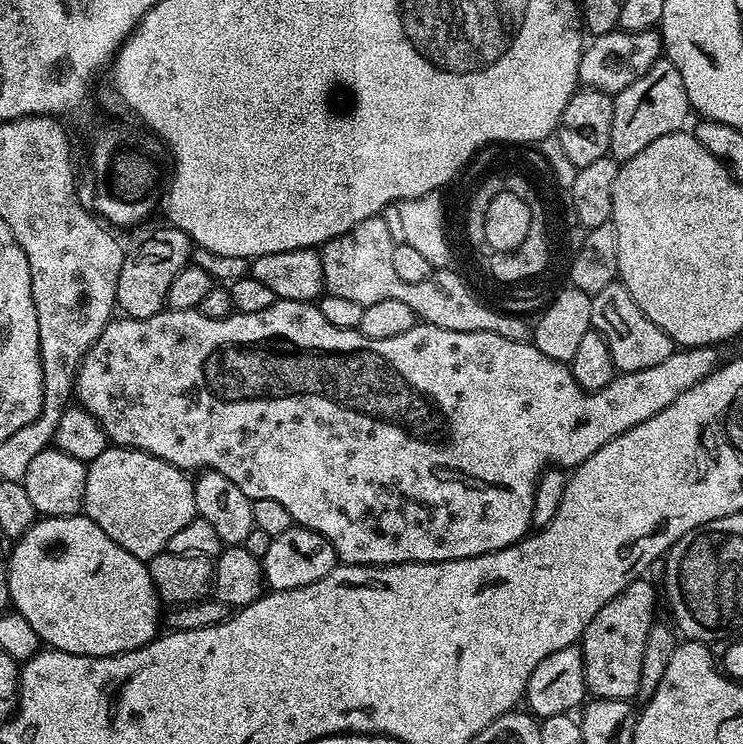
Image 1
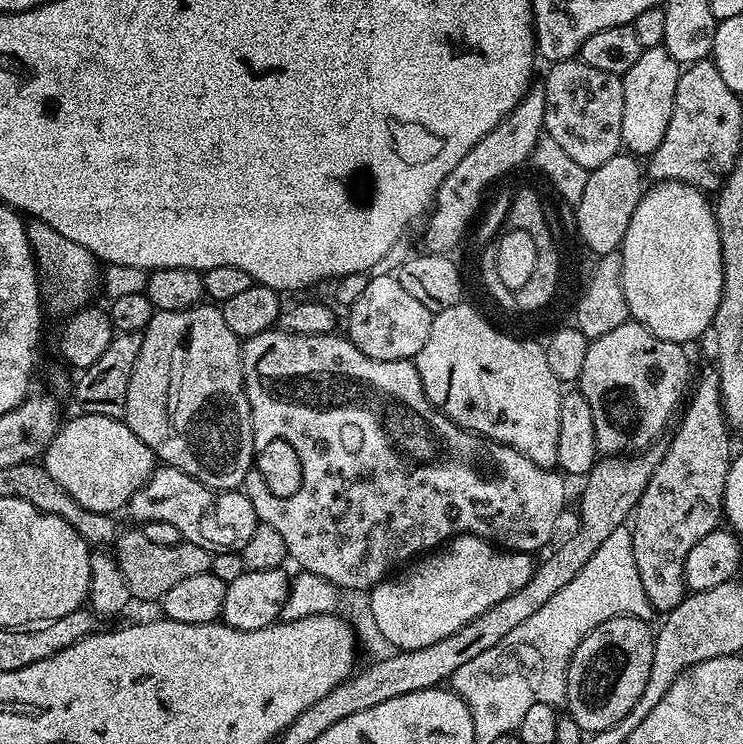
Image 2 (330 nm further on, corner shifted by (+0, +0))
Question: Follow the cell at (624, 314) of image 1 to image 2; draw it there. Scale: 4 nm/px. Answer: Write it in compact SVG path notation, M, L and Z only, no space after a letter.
M631 318L589 343L578 391L590 402L590 414L594 414L597 453L635 454L661 439L672 411L681 407L689 387L684 351L685 345L658 338Z

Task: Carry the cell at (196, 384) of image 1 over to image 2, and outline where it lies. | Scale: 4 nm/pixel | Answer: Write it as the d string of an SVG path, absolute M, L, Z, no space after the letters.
M287 330L276 331L254 334L247 337L242 344L244 389L252 411L255 459L258 461L258 470L246 474L242 490L254 506L257 521L274 526L274 530L282 534L291 563L296 563L297 569L314 574L323 580L329 580L337 589L353 588L354 591L360 592L363 588L365 590L375 588L393 571L392 564L407 565L425 550L441 547L451 540L454 534L480 536L501 549L529 554L536 554L539 548L547 549L553 543L552 535L556 532L556 523L559 522L560 511L564 508L566 480L559 471L549 470L530 462L526 454L514 450L509 444L501 444L492 438L484 441L480 437L483 435L459 428L453 420L444 415L443 411L433 411L428 401L424 399L424 387L412 360L378 362L374 358L366 358L366 354L358 350L358 346L354 346L351 340L340 334L303 336Z

